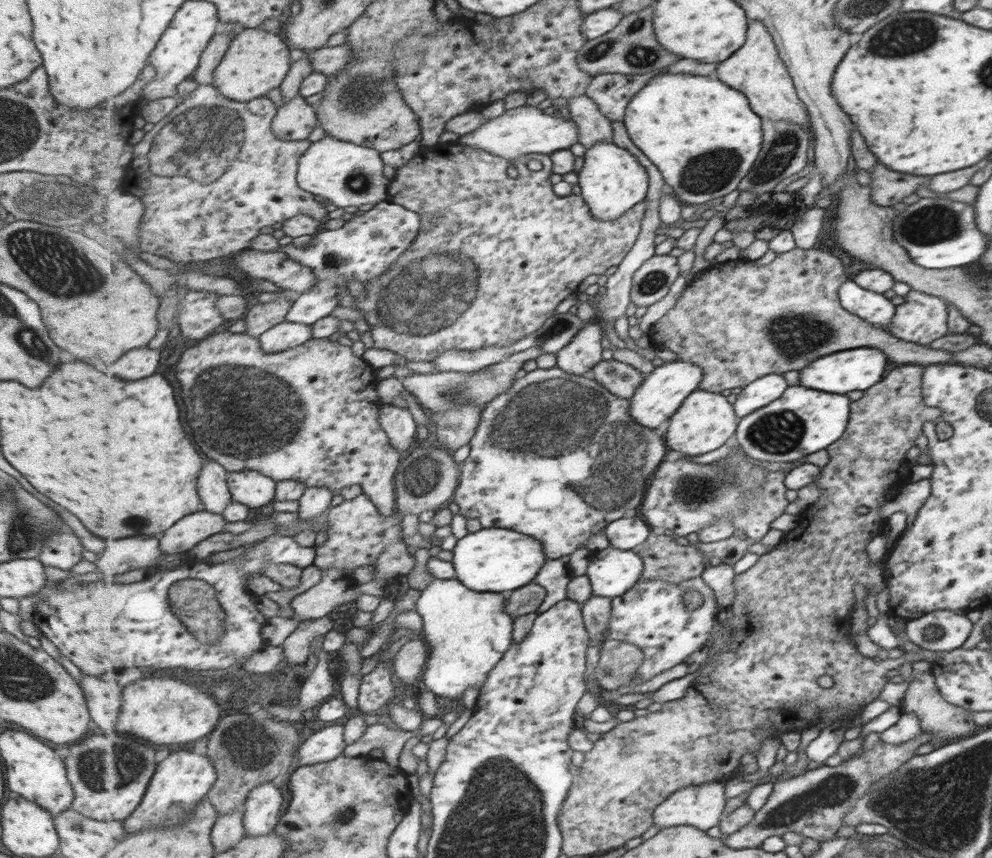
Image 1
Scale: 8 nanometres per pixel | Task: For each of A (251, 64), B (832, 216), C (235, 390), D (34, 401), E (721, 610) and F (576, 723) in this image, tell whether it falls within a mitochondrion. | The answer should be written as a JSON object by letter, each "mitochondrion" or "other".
{"A":"other","B":"other","C":"mitochondrion","D":"other","E":"other","F":"other"}

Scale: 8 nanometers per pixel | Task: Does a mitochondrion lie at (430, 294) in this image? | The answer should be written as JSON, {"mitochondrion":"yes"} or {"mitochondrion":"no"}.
{"mitochondrion":"yes"}

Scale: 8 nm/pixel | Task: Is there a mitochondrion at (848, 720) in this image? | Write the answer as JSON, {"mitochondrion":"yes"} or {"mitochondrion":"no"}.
{"mitochondrion":"no"}

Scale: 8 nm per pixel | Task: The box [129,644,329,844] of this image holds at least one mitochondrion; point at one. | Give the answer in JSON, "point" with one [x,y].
{"point":[266,743]}

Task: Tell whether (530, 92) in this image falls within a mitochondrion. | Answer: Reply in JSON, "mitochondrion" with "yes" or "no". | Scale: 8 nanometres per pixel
{"mitochondrion":"no"}

